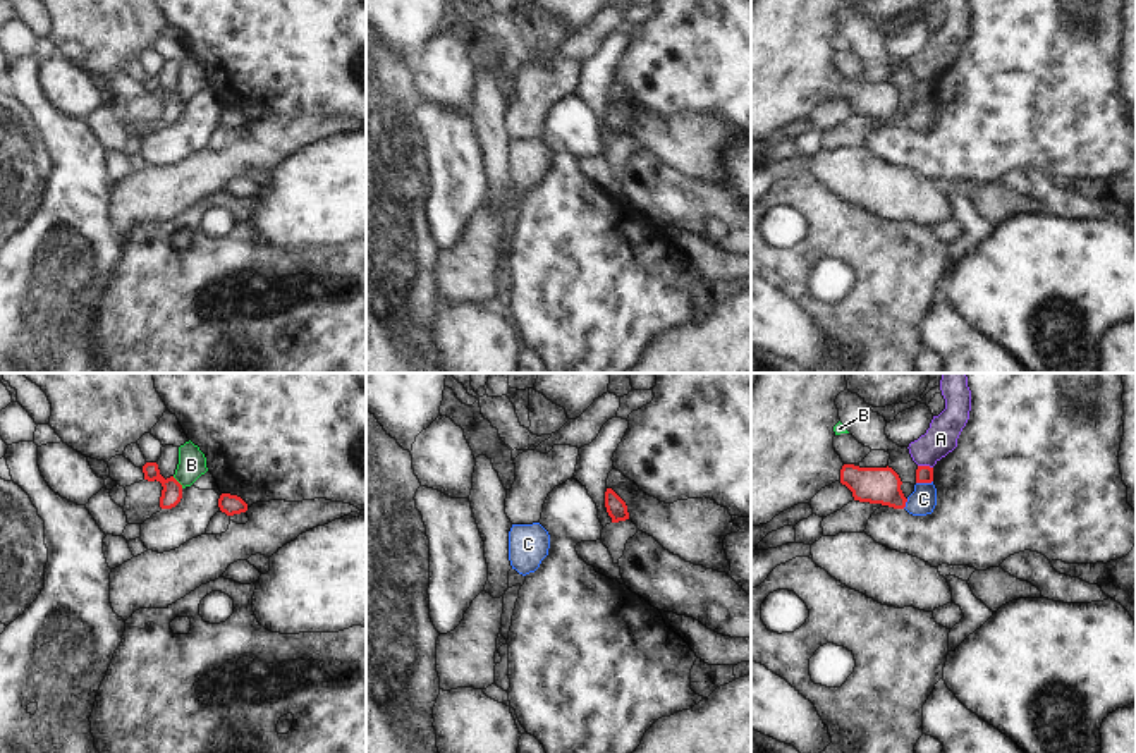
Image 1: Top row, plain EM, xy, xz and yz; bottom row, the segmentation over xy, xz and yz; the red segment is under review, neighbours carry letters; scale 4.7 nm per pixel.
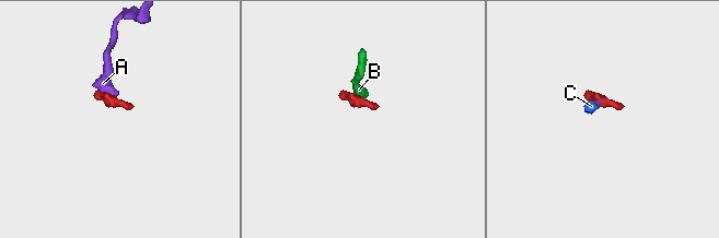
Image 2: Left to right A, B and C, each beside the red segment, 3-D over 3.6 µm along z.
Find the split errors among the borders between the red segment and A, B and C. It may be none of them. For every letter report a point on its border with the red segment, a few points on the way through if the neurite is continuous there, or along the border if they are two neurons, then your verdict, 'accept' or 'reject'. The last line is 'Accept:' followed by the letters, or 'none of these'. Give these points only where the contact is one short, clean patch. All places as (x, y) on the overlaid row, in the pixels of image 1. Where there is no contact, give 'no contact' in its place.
A: yz (925, 466) | along yz (918, 465), (932, 468) | reject
B: xy (177, 482) | along xy (172, 477), (183, 487) | reject
C: yz (923, 482) | along yz (932, 480), (916, 483) | reject
Accept: none of these

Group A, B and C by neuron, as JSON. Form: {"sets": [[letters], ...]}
{"sets": [["A"], ["B", "C"]]}

